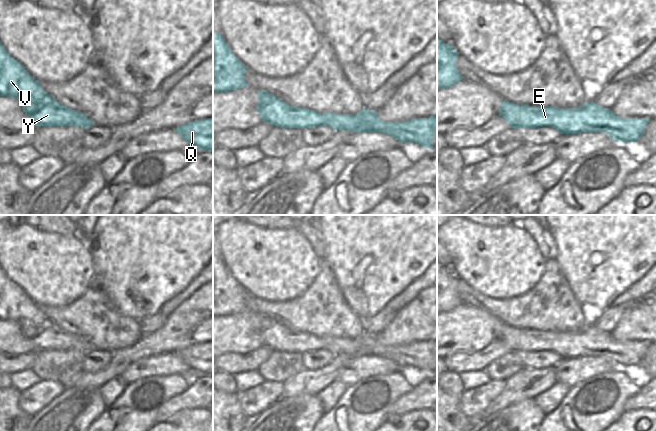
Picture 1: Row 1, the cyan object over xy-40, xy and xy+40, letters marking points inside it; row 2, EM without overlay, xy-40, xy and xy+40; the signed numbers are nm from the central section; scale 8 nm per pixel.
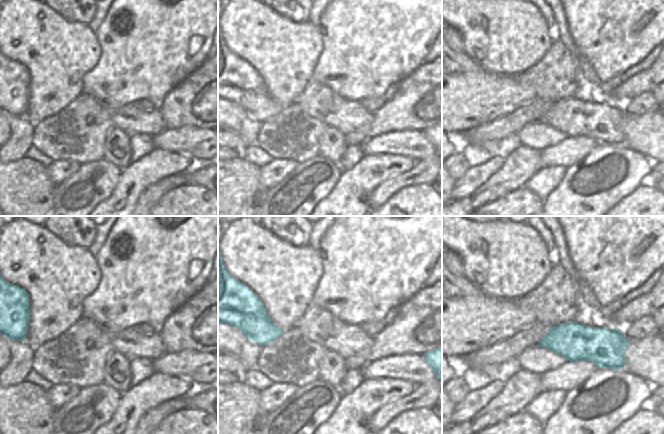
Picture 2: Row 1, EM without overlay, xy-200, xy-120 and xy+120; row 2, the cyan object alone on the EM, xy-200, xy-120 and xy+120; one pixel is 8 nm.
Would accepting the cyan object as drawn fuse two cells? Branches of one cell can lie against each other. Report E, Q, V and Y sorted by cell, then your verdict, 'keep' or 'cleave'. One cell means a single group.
groups E Q V Y; keep

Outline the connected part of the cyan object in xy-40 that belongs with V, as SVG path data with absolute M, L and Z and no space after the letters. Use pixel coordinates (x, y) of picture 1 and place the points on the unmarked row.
M0 266L0 320L14 320L20 327L23 335L34 345L35 350L80 350L88 352L93 347L84 338L60 328L53 320L48 318L40 307L25 293L23 288L10 280Z

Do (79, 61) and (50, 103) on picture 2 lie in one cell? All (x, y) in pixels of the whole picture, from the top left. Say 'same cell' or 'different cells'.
same cell

